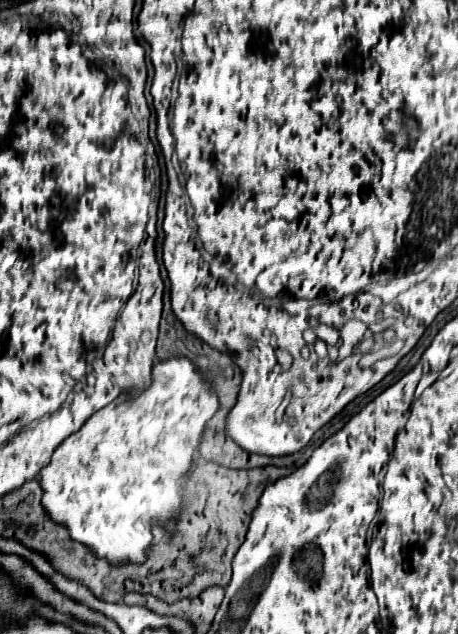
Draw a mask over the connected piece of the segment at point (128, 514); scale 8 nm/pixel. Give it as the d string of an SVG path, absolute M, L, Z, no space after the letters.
M172 357L172 359L166 359L166 361L160 361L152 367L152 383L144 389L144 393L134 399L134 401L128 401L124 395L114 401L110 407L104 407L100 409L98 413L94 413L74 435L70 435L60 447L58 451L54 451L54 457L52 457L52 463L48 467L42 469L42 489L44 489L44 497L42 497L42 505L44 509L48 511L48 515L58 521L58 523L64 523L68 529L70 529L70 537L74 541L80 541L84 545L88 545L96 557L106 557L108 561L112 561L112 557L118 557L118 553L124 551L124 557L130 559L130 561L136 561L136 563L142 563L142 551L146 551L146 547L152 543L152 523L158 519L160 525L168 525L172 515L178 513L178 507L180 507L180 477L188 473L188 467L190 467L190 461L196 453L196 447L198 447L198 441L200 441L200 431L202 431L202 425L214 415L214 411L218 409L218 397L216 393L212 391L212 385L202 381L200 373L196 371L194 363L186 357Z

